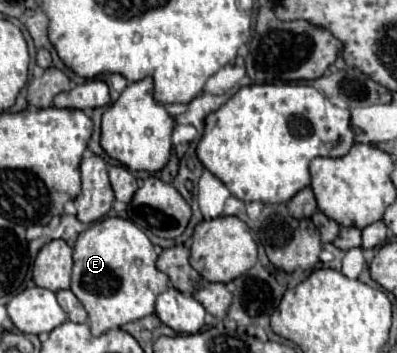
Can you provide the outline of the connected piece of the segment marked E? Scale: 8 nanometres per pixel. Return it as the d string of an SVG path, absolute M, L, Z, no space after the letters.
M103 218L101 222L95 222L91 228L81 232L73 248L73 260L75 264L71 274L71 292L79 298L79 302L87 310L89 328L91 328L91 334L95 336L153 314L155 298L169 286L167 274L155 268L157 254L153 250L151 240L133 222L123 218Z

